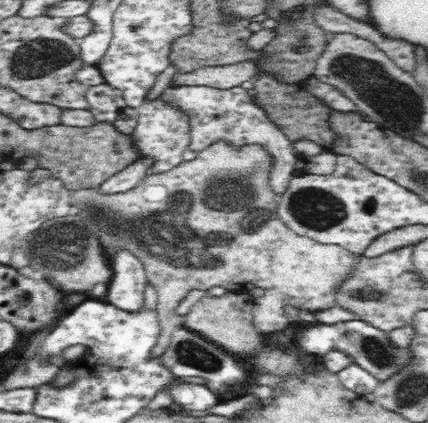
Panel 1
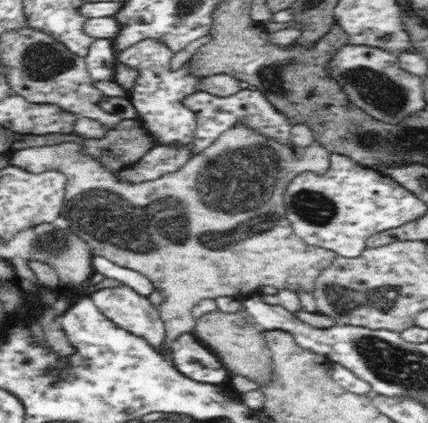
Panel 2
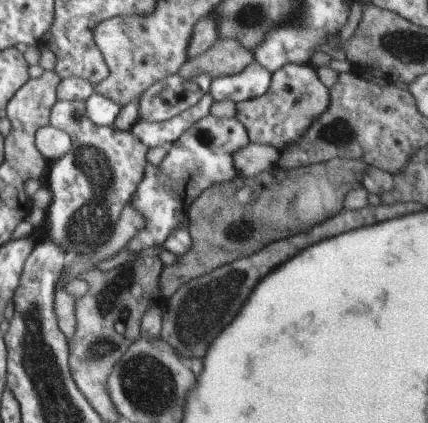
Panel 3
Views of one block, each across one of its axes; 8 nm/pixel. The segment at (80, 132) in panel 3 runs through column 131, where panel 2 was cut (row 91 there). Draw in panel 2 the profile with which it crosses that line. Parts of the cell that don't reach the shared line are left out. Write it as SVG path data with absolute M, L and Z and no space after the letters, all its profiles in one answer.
M146 38L126 50L122 50L120 54L116 54L116 58L134 68L134 72L138 72L138 82L132 94L132 106L138 112L138 118L142 122L142 128L148 132L148 136L152 138L154 148L158 146L166 146L166 148L188 148L190 144L194 144L196 140L196 114L192 114L192 110L188 110L188 106L184 106L184 100L188 96L194 96L196 92L200 92L200 78L196 78L190 70L188 64L184 64L184 68L172 72L170 70L170 60L172 60L174 52L164 44L158 42L154 38Z

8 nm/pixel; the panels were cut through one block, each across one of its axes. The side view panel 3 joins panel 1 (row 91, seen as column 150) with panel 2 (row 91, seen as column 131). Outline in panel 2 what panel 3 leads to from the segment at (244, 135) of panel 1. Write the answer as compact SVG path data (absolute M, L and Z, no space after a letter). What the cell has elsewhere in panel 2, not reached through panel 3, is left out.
M254 88L248 90L240 90L232 96L214 96L208 92L196 92L194 96L188 96L184 100L184 106L188 106L188 110L192 110L192 114L196 114L196 140L194 146L190 148L190 158L194 158L196 154L202 154L206 148L210 148L226 130L244 124L246 128L254 130L260 134L260 138L276 142L280 146L288 146L292 142L292 134L290 128L294 126L288 118L284 118L284 114L280 114L280 110L276 110L276 106L272 106L272 102L268 102L268 98L262 92L256 92Z

